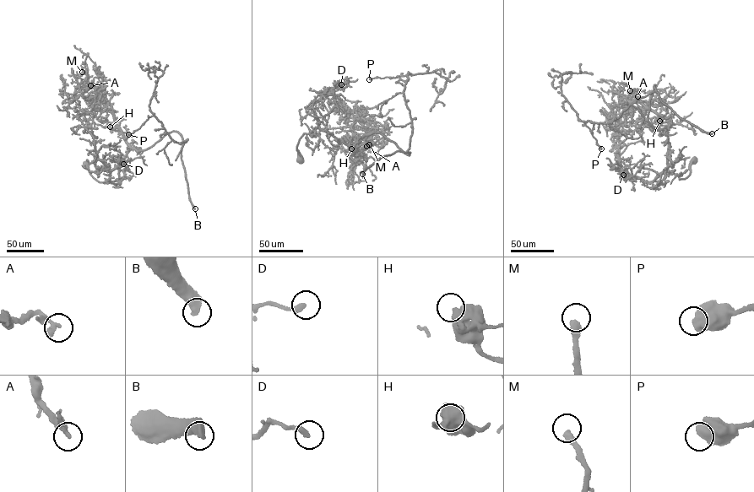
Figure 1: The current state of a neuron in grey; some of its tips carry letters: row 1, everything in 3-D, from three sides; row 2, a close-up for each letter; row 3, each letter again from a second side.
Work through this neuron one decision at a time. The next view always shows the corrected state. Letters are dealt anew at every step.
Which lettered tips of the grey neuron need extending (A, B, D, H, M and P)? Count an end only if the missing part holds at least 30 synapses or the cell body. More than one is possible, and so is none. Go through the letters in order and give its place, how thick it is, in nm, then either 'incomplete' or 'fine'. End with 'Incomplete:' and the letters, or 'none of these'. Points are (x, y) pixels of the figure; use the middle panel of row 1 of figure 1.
A: place (366, 146); calibre 140 nm; fine
B: place (362, 174); calibre 480 nm; incomplete
D: place (341, 84); calibre 280 nm; fine
H: place (351, 148); calibre 480 nm; fine
M: place (369, 144); calibre 360 nm; incomplete
P: place (369, 79); calibre 650 nm; fine
Incomplete: B, M

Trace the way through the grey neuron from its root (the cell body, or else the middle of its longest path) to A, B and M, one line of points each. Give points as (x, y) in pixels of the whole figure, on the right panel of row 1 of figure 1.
A: (693, 161), (690, 175), (685, 178), (680, 179), (668, 170), (669, 120), (640, 102), (626, 102), (637, 96)
B: (693, 161), (685, 178), (668, 170), (668, 127), (655, 129), (648, 120), (654, 85), (675, 114), (712, 133)
M: (693, 161), (685, 178), (668, 170), (669, 120), (639, 102), (622, 102), (620, 95), (630, 94), (630, 90)

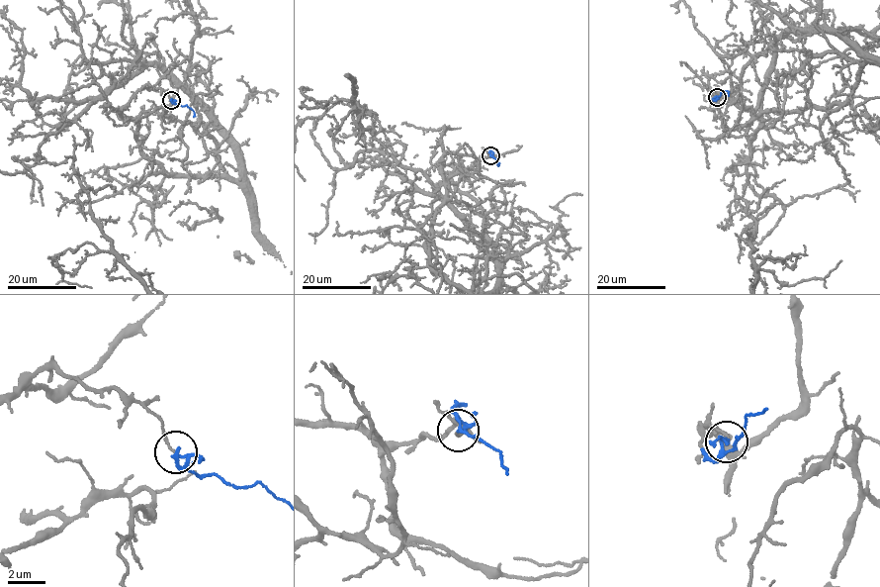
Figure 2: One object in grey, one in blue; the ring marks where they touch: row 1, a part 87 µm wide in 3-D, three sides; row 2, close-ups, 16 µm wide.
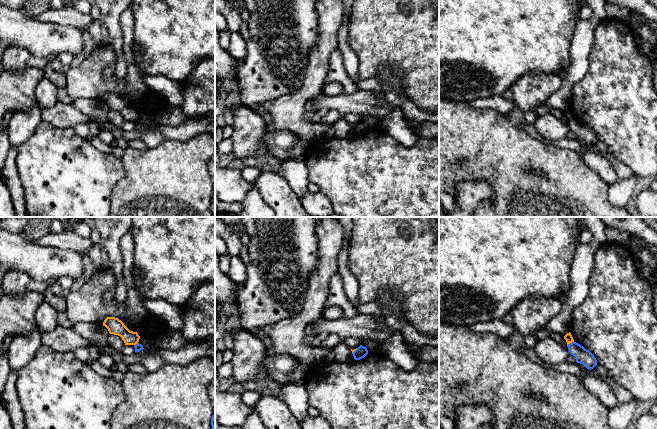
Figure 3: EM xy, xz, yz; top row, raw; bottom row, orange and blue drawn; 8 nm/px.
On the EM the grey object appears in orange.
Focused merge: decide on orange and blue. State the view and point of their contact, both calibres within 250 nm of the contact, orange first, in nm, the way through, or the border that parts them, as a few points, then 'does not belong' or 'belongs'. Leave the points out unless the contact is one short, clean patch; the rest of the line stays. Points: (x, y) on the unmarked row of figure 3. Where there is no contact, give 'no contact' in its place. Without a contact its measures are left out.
contact yz (570, 118); calibres 70 and 130 nm; border yz (573, 117), (567, 121); does not belong

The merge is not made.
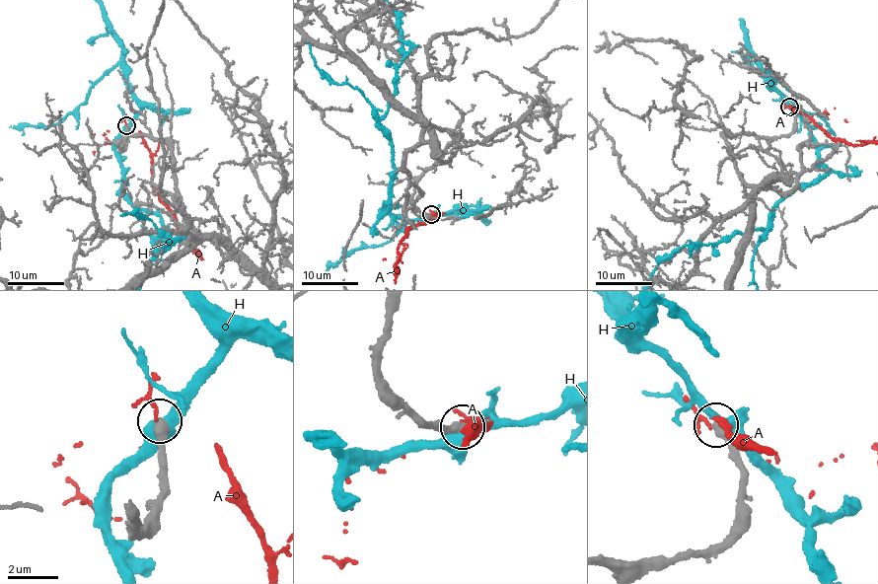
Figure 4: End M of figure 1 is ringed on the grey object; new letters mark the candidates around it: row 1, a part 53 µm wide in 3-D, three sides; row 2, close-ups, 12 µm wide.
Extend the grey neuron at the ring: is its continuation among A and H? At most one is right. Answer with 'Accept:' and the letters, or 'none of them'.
Accept: none of them

